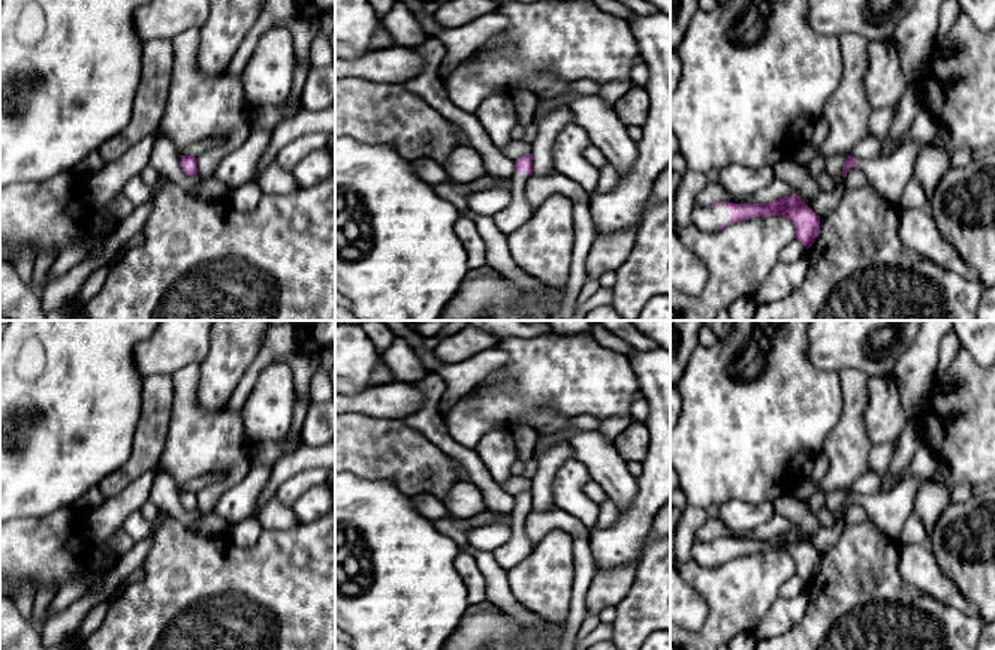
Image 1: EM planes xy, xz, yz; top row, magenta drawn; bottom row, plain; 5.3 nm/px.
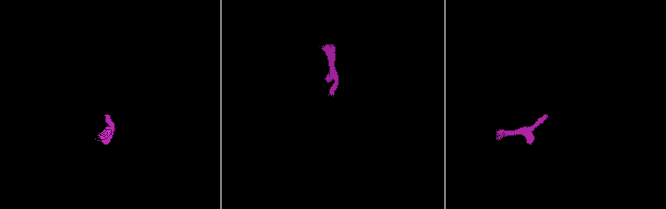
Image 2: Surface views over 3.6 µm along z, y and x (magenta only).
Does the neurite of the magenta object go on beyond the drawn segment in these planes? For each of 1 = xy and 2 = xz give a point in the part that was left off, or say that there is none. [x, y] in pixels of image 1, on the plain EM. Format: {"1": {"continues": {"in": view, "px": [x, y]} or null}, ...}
{"1": {"continues": null}, "2": {"continues": {"in": "xz", "px": [518, 547]}}}

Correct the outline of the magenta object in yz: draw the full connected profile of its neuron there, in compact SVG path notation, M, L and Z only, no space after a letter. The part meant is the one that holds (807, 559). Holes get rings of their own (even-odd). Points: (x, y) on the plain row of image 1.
M796 529L769 539L733 539L726 536L708 544L696 542L693 545L693 559L699 565L712 568L736 557L768 551L790 554L796 563L796 575L806 584L812 581L820 569L820 553Z

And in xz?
M525 490L516 497L516 508L512 512L512 536L510 539L497 548L492 556L500 568L510 571L525 557L528 557L534 548L530 538L525 535L524 523L527 514L533 509L533 490Z

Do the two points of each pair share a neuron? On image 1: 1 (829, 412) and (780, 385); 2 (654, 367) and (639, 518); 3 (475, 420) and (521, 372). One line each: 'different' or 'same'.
1: same
2: same
3: same

